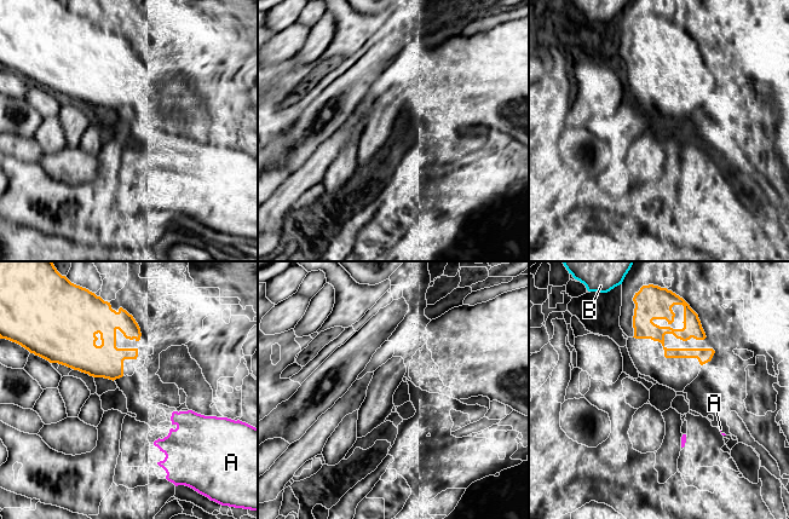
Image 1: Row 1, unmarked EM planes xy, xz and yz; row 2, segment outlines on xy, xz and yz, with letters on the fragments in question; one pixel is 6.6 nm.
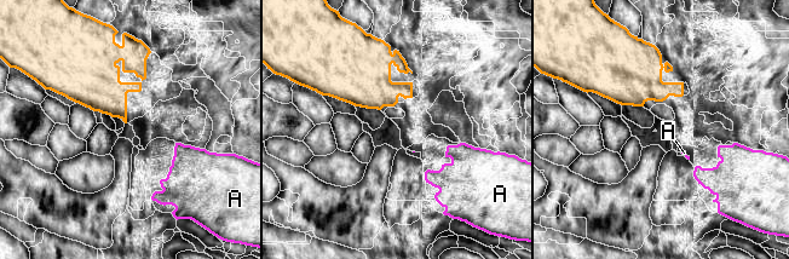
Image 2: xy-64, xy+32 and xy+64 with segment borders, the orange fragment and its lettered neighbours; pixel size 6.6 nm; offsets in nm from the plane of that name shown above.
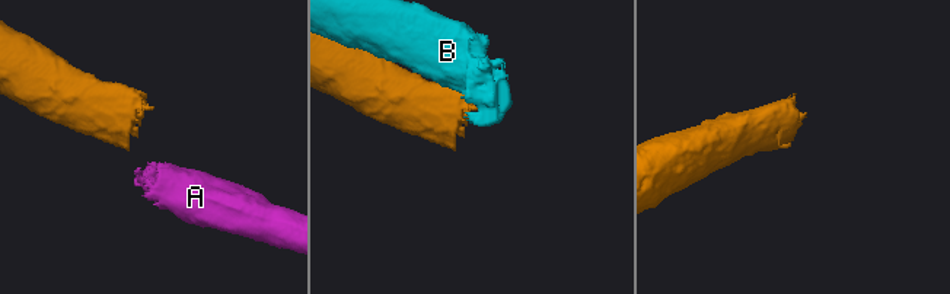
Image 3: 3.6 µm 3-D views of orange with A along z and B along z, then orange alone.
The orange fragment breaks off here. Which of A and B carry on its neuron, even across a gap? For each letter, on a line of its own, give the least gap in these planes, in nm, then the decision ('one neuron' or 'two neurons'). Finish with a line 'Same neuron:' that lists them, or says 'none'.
A: gap 420 nm; one neuron
B: gap 120 nm; two neurons
Same neuron: A

